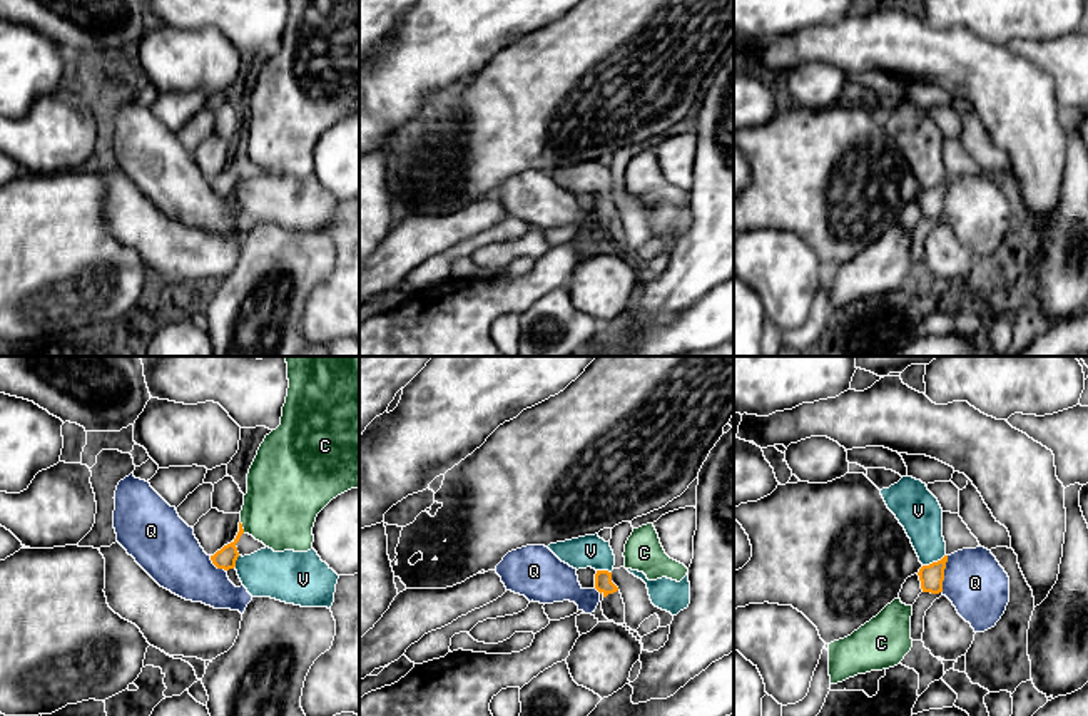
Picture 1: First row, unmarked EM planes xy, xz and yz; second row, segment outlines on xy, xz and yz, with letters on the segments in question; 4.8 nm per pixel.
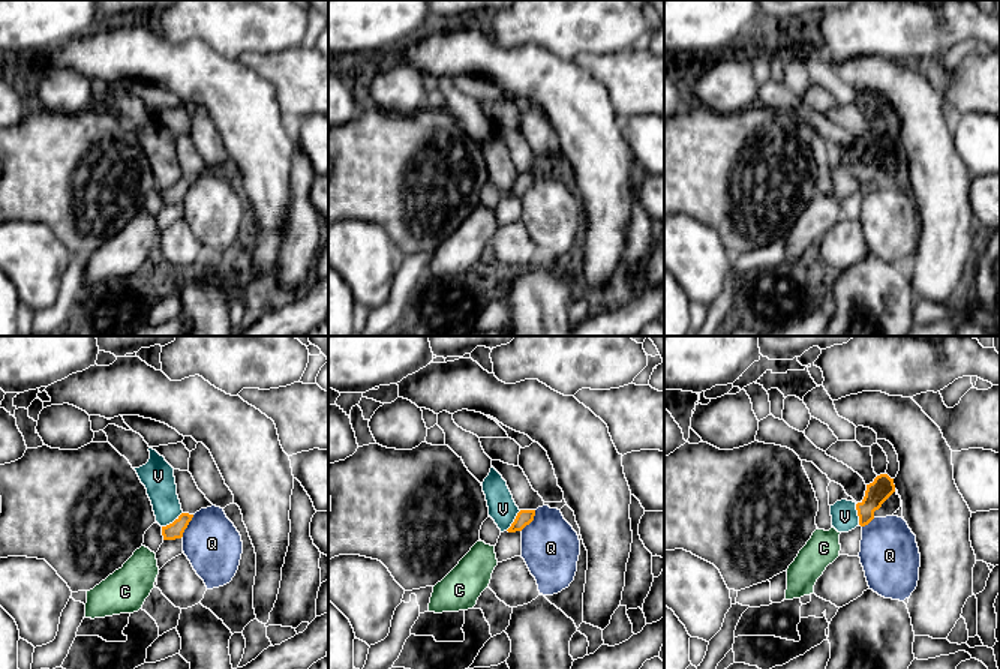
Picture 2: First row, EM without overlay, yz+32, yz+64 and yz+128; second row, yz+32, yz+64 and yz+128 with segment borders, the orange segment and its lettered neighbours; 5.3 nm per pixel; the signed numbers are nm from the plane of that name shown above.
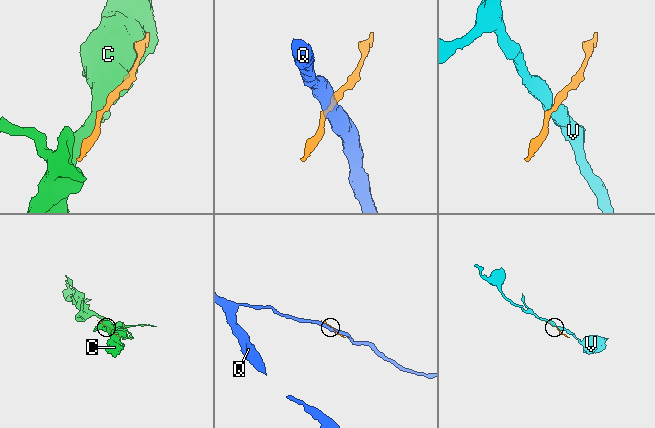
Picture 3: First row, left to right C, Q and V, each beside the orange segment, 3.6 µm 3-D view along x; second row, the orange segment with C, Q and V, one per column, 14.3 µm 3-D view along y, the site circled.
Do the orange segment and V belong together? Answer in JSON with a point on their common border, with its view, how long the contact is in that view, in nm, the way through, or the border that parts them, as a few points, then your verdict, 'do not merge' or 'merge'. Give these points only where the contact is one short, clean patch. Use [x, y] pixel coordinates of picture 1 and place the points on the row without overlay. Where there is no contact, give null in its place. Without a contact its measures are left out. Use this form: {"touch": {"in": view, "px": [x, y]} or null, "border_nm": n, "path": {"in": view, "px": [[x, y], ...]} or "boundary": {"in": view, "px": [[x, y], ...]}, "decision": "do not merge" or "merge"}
{"touch": {"in": "yz", "px": [933, 188]}, "border_nm": 130, "boundary": {"in": "yz", "px": [[945, 179], [923, 191]]}, "decision": "do not merge"}

